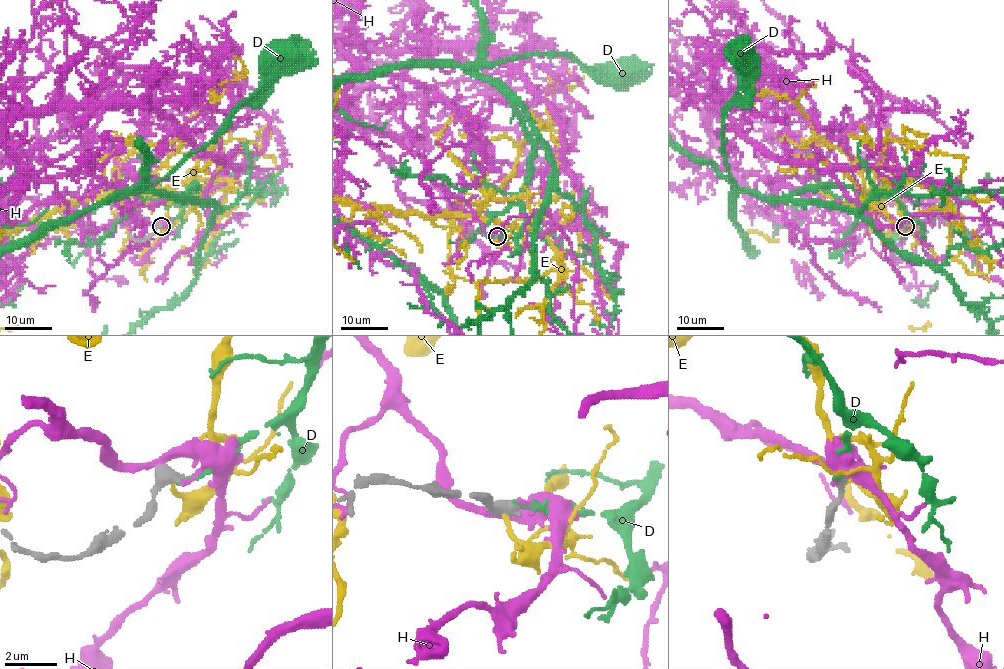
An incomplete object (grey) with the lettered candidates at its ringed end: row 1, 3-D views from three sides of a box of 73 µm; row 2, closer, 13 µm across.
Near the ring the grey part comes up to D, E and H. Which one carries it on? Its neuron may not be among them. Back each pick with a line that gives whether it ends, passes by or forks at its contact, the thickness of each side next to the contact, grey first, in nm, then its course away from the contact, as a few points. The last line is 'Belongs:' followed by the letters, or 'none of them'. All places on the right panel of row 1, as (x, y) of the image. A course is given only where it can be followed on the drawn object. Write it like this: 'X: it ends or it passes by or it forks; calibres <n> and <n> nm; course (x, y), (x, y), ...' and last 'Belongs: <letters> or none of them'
D: it ends; calibres 480 and 160 nm; course (905, 226), (893, 198), (839, 184), (766, 197), (737, 188), (723, 113), (738, 88), (742, 53)
Belongs: D

